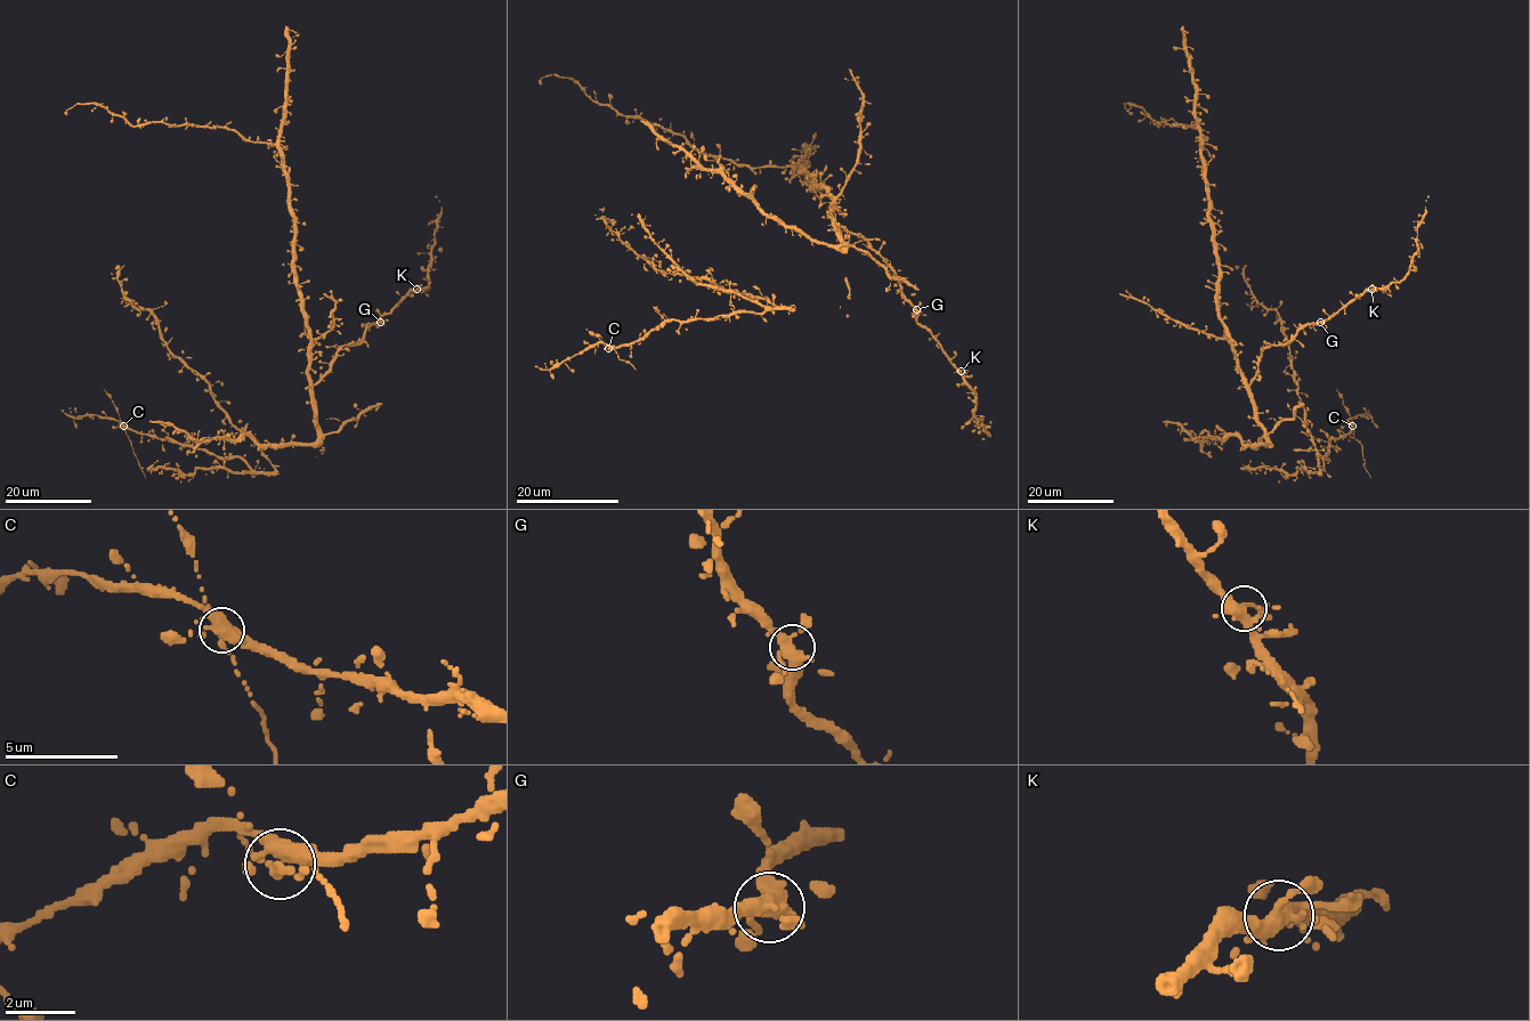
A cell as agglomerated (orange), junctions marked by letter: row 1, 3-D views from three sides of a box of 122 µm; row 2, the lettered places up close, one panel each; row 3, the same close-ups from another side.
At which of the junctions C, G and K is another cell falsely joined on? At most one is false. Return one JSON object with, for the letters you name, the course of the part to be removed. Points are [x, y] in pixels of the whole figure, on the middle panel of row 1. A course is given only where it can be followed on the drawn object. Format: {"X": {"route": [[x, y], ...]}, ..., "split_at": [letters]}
{"split_at": []}

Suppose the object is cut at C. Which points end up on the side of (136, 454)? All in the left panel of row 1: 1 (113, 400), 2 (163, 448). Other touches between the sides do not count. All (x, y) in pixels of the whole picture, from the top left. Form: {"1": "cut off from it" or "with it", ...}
{"1": "with it", "2": "cut off from it"}

